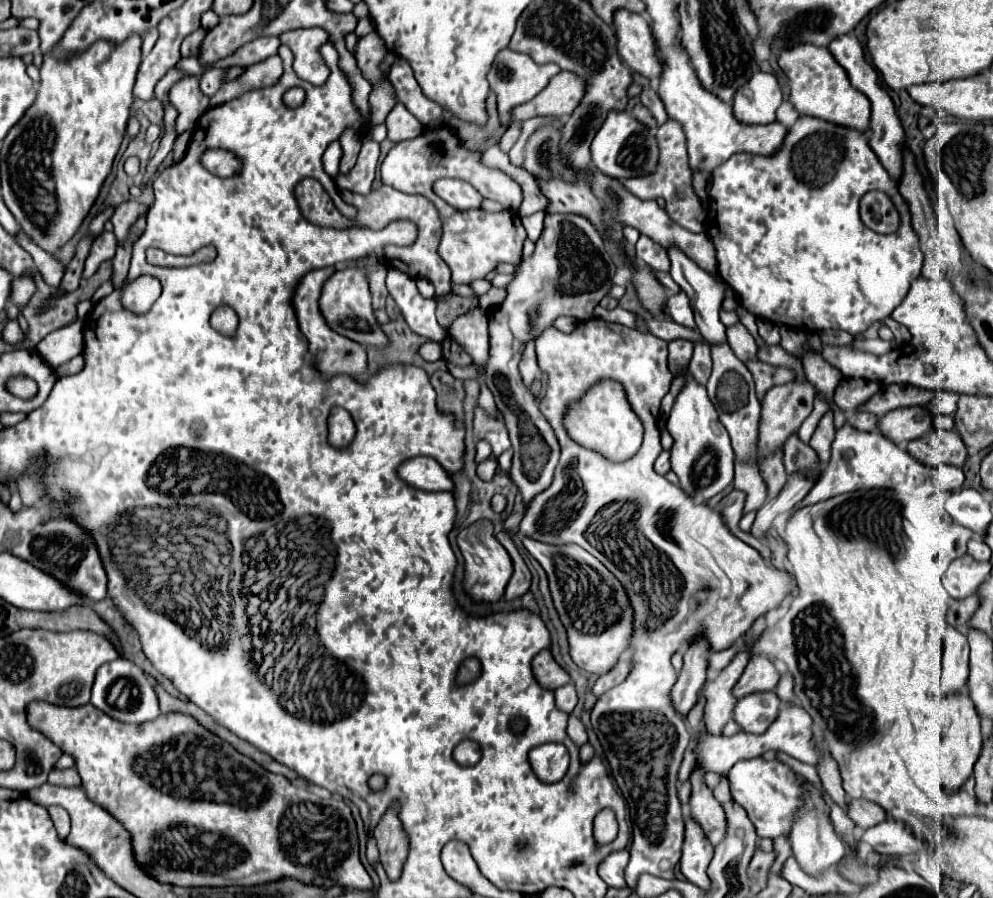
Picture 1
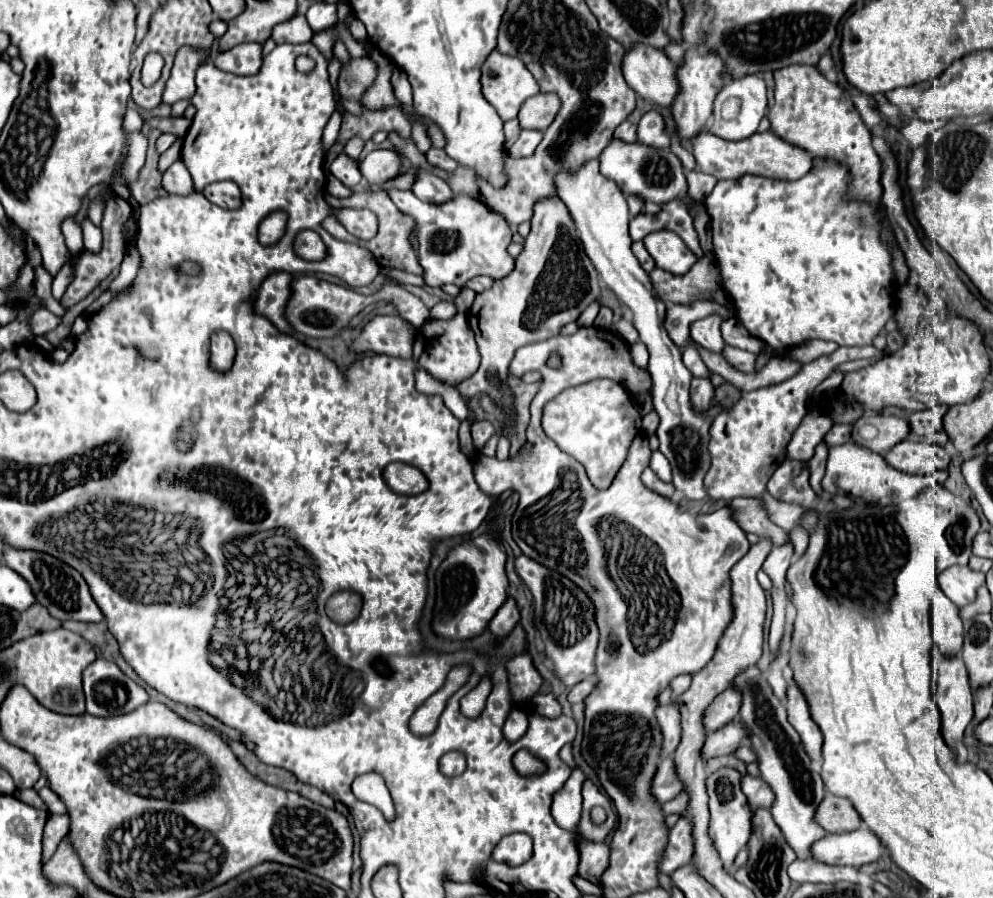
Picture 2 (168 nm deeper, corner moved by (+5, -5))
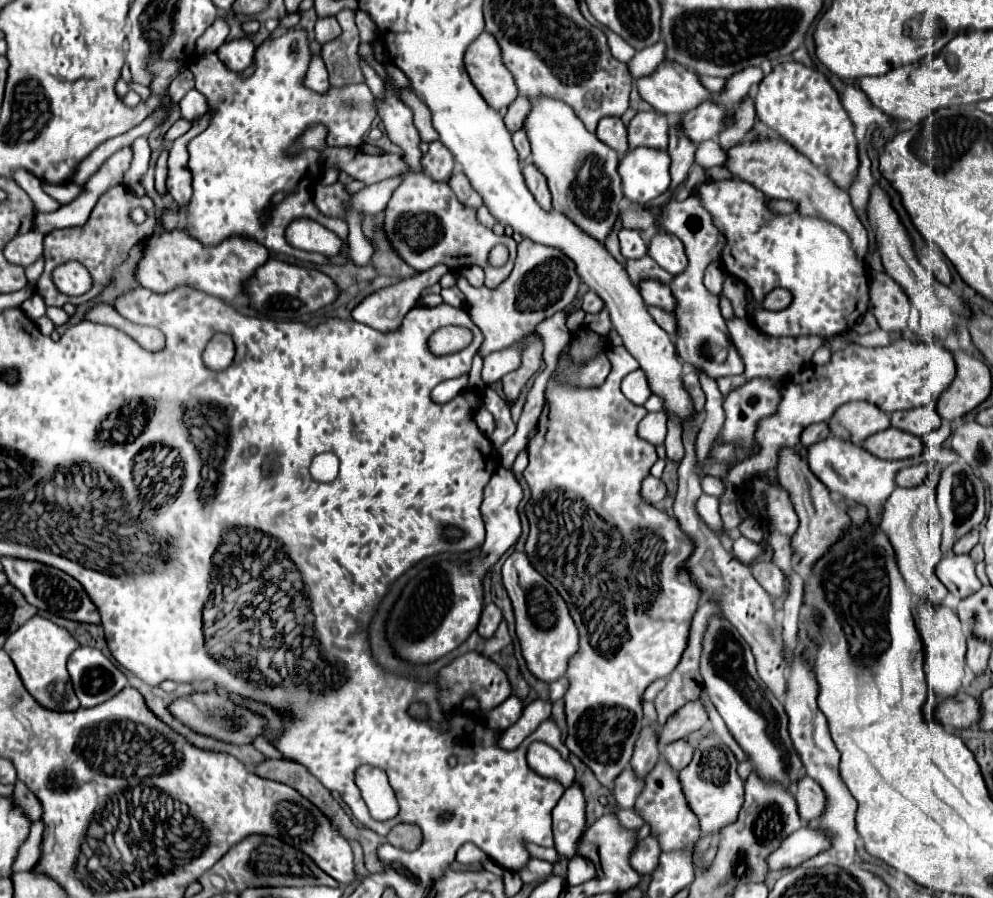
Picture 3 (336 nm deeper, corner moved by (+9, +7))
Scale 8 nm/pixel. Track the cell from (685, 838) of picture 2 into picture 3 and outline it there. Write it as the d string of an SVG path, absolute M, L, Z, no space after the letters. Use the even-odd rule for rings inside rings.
M648 836L646 840L640 840L630 856L630 866L638 872L638 874L650 874L656 866L658 866L658 856L660 856L660 848L658 842Z

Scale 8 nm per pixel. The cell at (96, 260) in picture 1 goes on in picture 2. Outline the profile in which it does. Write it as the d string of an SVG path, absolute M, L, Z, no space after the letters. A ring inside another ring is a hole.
M86 218L82 222L82 232L84 232L84 250L90 250L92 254L98 254L98 250L102 250L102 232L100 232L100 228L92 226L92 222Z

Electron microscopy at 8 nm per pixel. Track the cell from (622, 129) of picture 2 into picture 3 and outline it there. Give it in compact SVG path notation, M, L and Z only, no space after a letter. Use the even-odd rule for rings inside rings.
M606 116L598 122L596 128L596 136L598 140L602 140L604 144L610 144L620 156L626 152L628 146L628 138L626 138L626 128L622 124L620 118L616 116Z

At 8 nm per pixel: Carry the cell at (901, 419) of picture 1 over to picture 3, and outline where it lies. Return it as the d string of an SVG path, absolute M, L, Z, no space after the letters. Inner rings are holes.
M846 402L834 412L830 420L832 434L854 444L860 444L868 436L886 430L888 426L890 418L866 402Z

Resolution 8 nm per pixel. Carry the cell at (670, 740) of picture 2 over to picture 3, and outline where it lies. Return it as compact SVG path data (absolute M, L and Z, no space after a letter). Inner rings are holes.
M646 726L634 746L634 756L630 760L630 766L638 778L644 778L658 760L660 760L660 746L658 746L656 728Z

